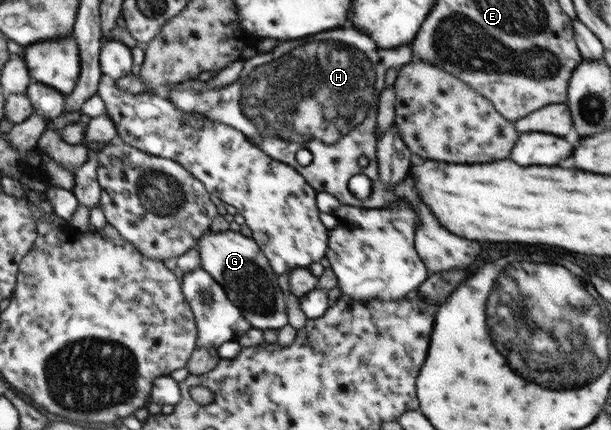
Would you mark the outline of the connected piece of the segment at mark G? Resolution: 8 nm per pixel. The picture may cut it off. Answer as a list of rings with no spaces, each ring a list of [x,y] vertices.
[[[230,229],[226,232],[209,230],[197,239],[196,250],[199,252],[200,268],[225,289],[229,300],[241,309],[253,328],[268,332],[287,326],[287,296],[280,288],[278,275],[270,268],[268,259],[251,237]]]

